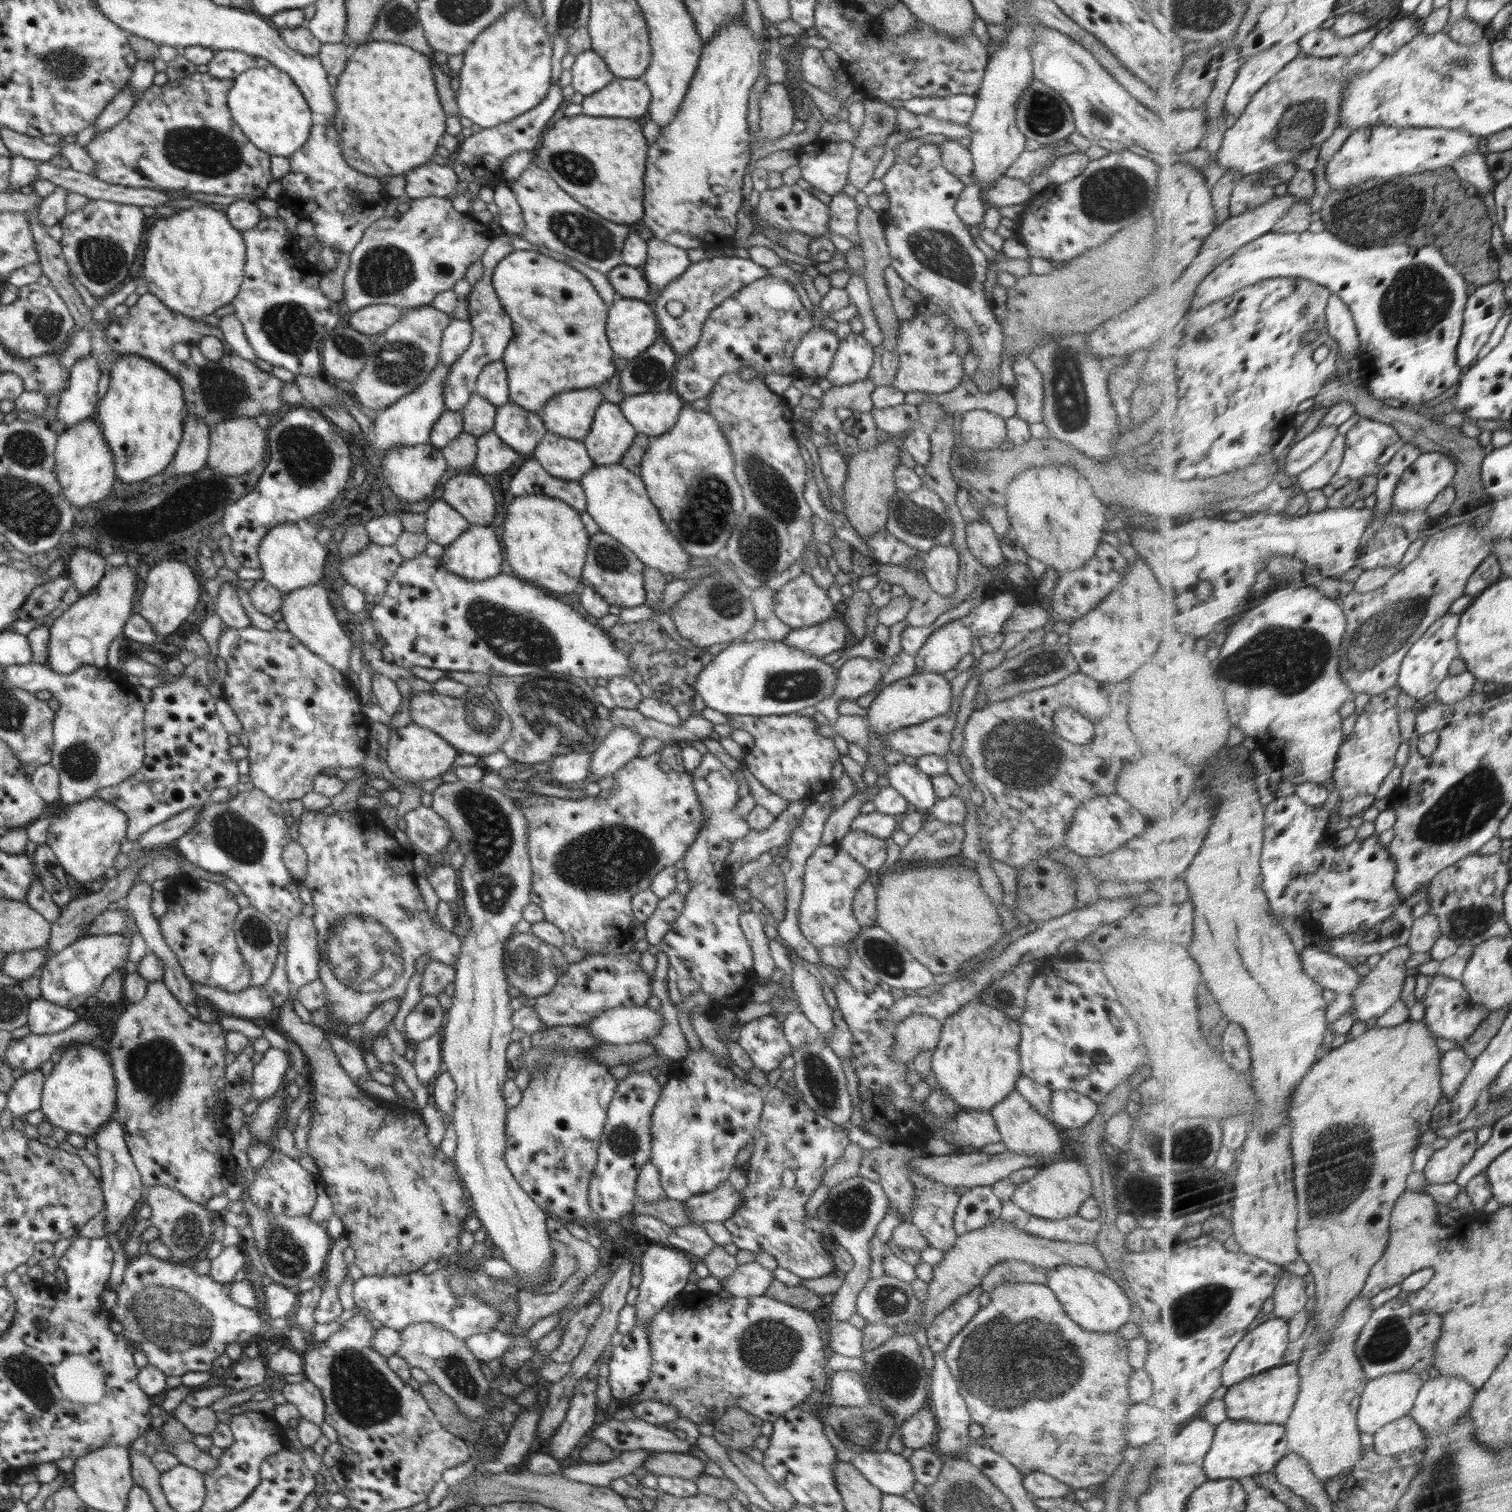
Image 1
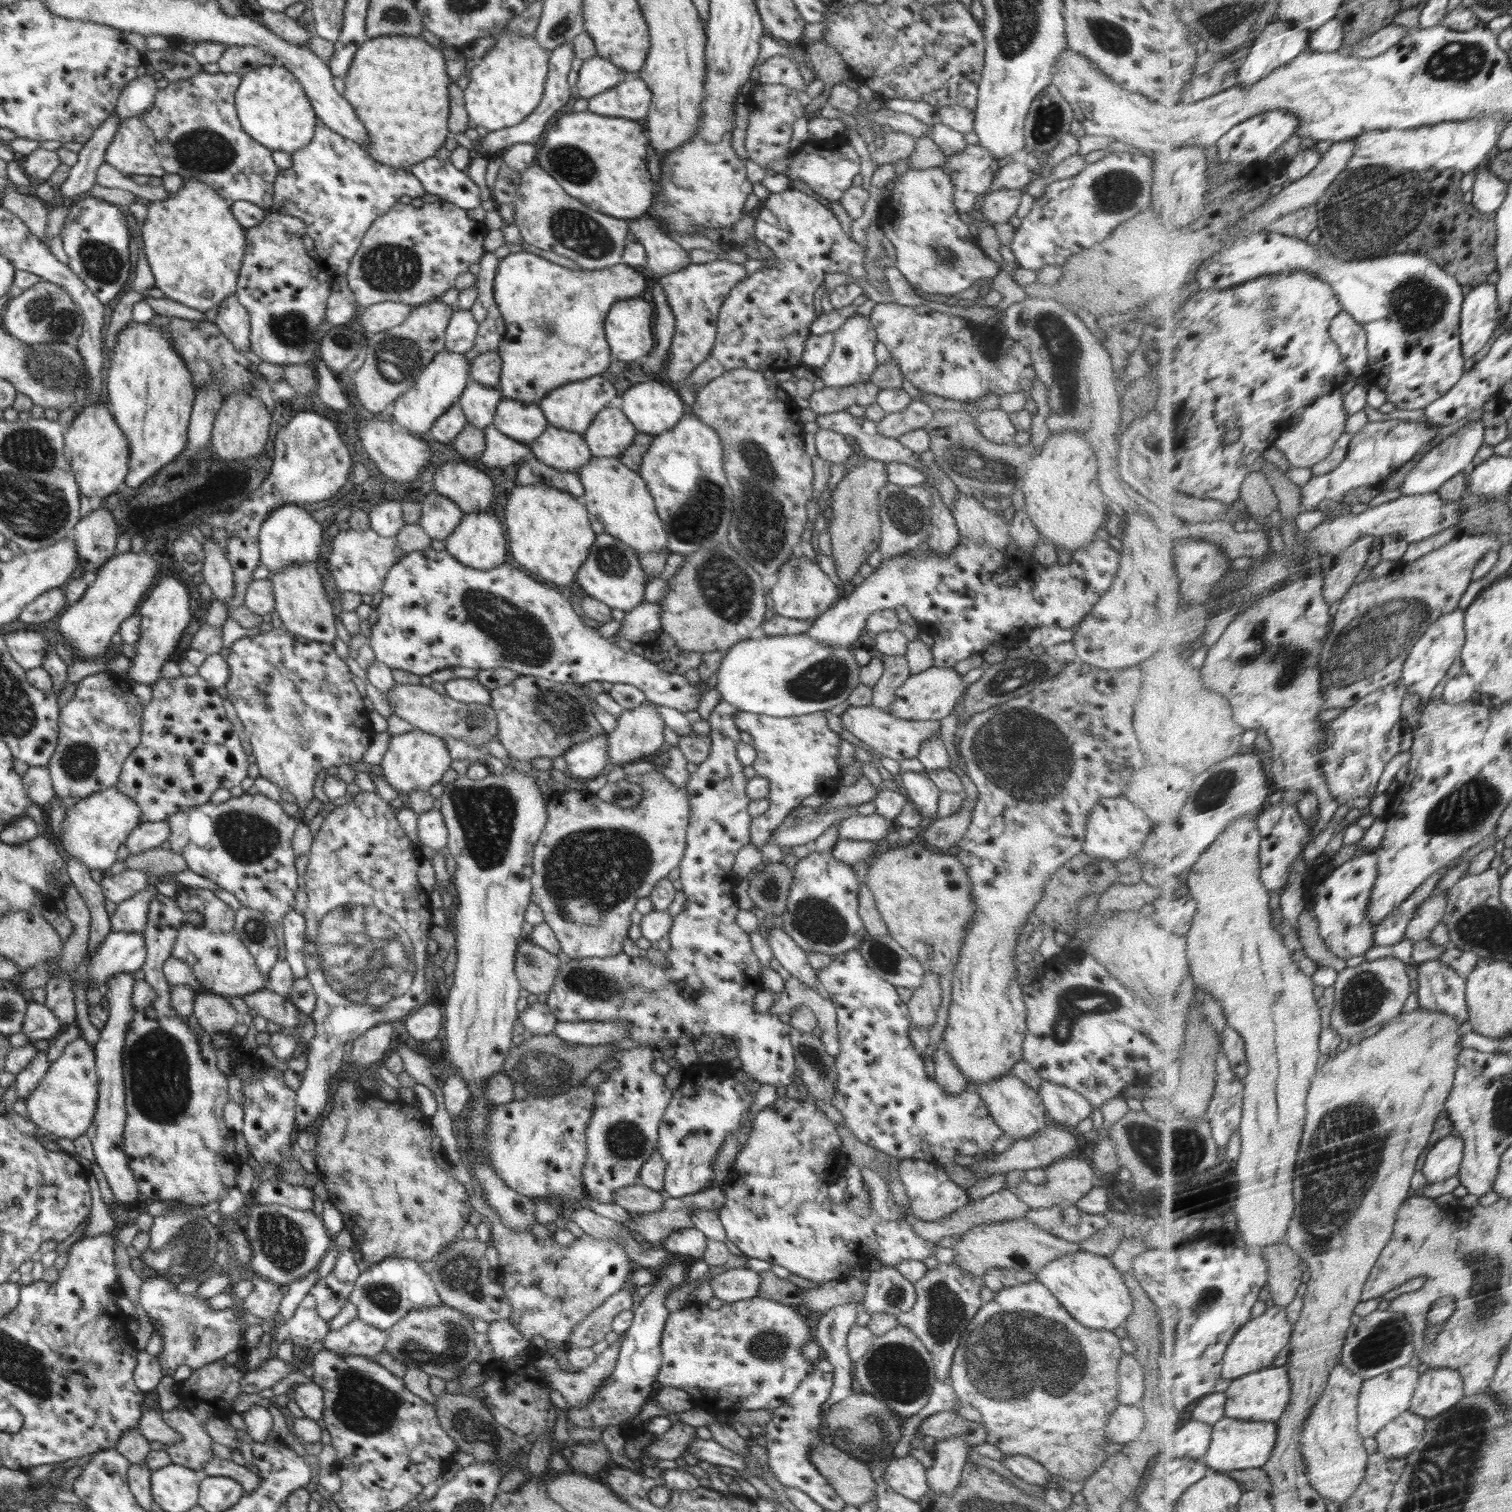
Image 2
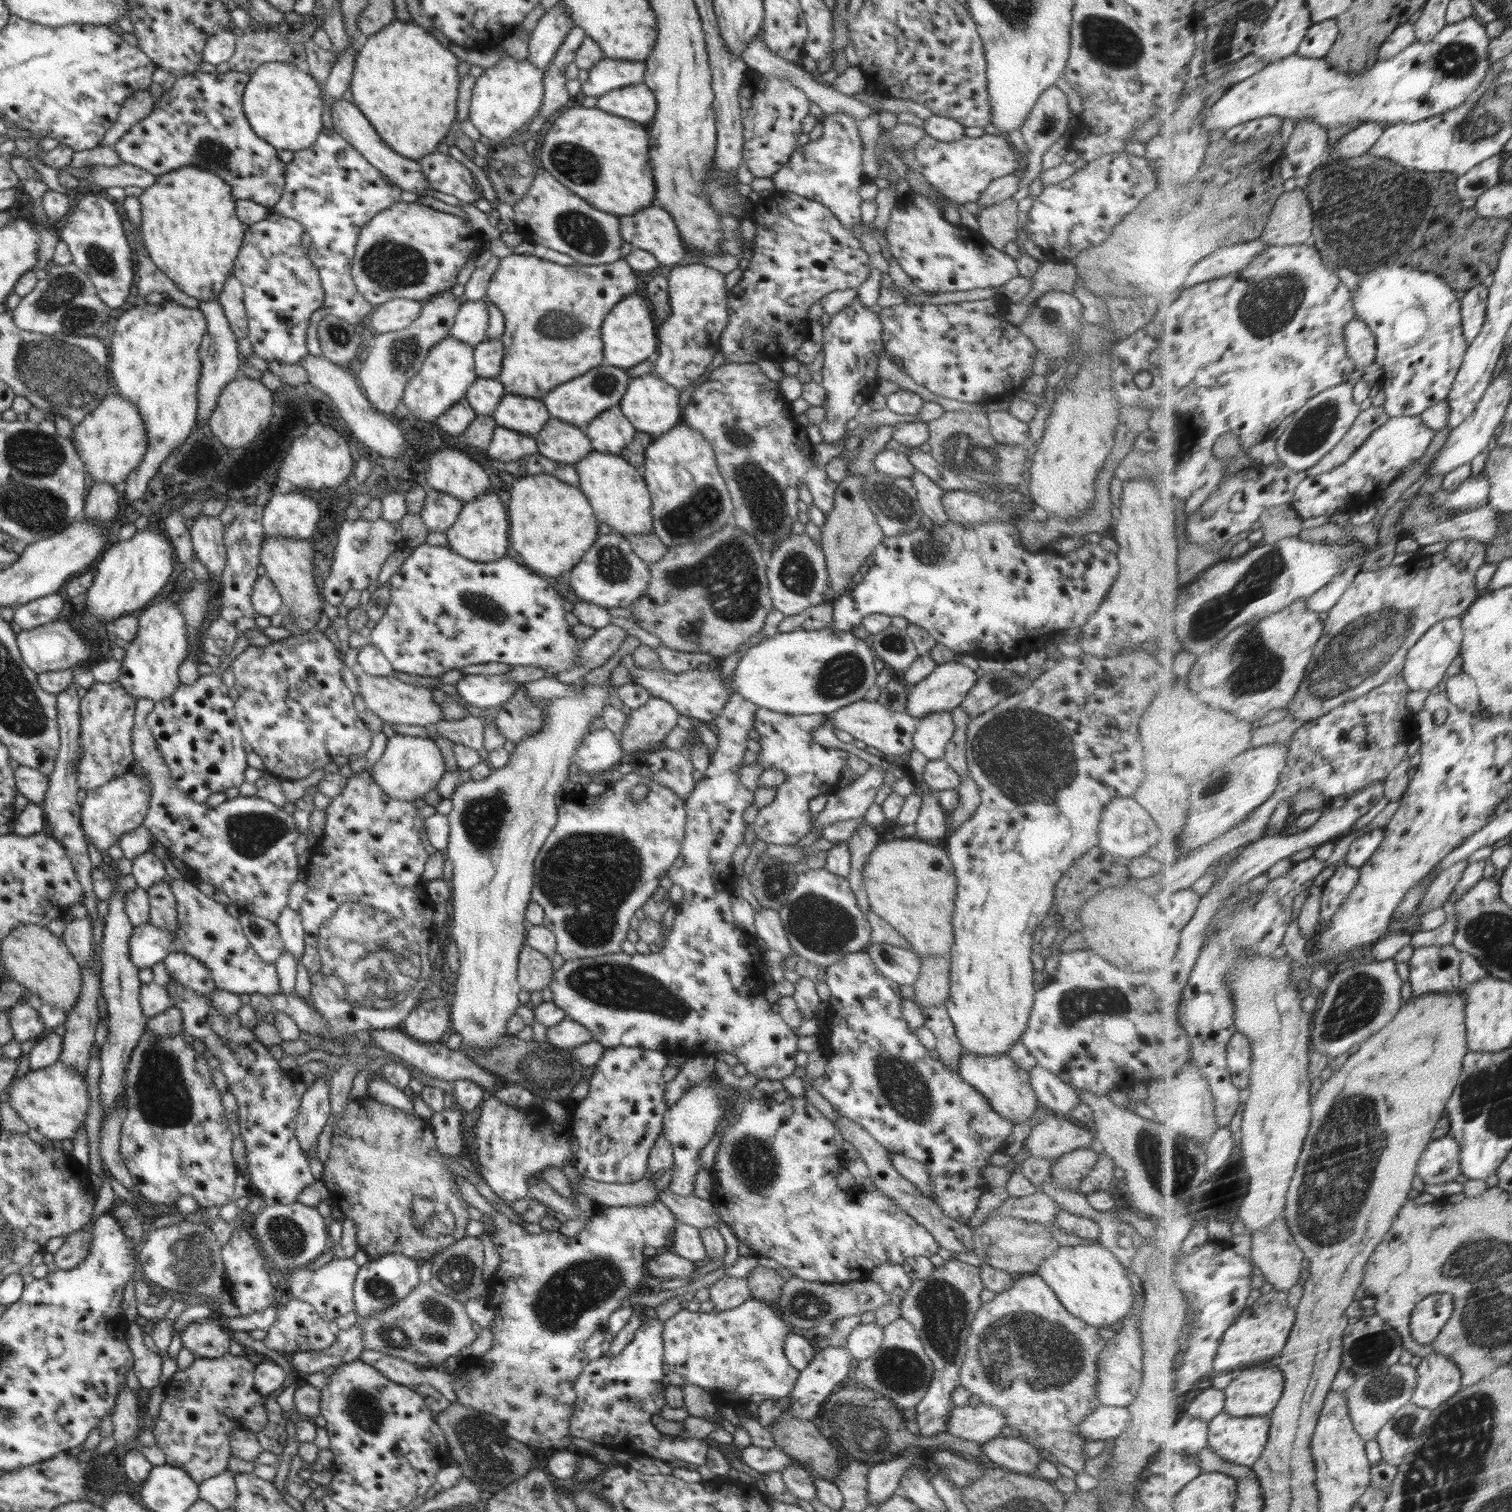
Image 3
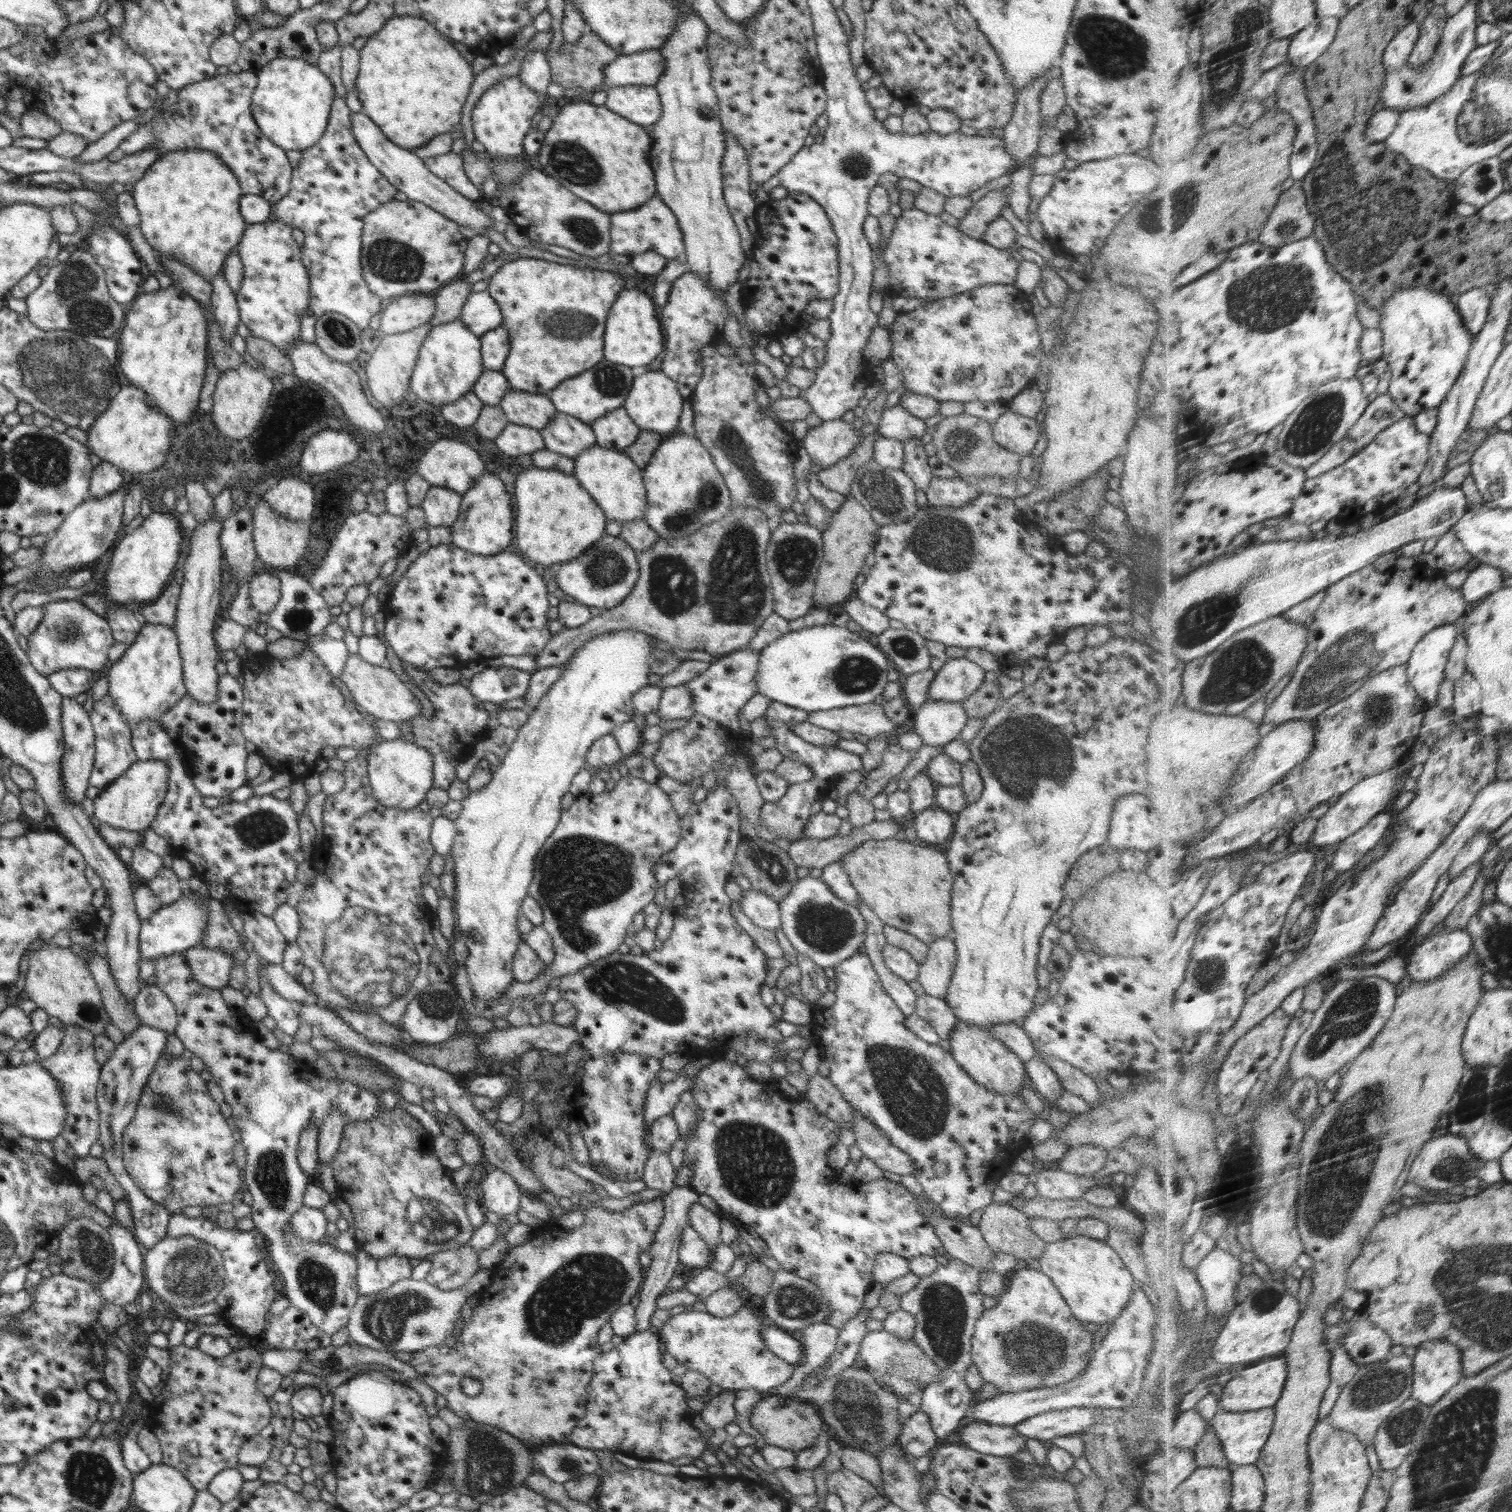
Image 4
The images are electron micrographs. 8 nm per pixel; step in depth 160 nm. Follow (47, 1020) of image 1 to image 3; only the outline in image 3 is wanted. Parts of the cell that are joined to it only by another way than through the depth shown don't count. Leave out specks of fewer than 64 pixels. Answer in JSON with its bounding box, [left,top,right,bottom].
[10,1003,47,1044]

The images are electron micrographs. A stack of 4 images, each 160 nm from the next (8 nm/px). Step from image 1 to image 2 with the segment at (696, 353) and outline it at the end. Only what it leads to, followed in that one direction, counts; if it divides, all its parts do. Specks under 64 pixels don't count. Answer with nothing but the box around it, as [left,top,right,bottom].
[684,188,867,390]

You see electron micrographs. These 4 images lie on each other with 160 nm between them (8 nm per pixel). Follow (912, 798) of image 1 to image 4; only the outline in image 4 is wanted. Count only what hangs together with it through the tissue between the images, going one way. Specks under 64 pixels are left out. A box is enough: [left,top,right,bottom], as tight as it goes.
[914,805,956,846]

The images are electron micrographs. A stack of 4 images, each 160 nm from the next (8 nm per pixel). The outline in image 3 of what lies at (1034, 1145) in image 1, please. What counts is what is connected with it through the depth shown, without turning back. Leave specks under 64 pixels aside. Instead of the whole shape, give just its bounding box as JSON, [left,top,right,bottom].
[958,1051,1041,1125]

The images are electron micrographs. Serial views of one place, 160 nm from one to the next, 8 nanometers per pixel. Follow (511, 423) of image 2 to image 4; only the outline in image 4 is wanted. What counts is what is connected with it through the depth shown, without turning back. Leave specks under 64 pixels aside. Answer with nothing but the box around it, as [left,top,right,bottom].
[499,389,557,431]

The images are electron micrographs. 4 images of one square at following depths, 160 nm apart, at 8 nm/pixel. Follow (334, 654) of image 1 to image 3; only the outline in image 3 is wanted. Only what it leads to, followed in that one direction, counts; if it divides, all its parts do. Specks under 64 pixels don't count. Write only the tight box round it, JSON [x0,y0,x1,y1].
[260,538,324,630]

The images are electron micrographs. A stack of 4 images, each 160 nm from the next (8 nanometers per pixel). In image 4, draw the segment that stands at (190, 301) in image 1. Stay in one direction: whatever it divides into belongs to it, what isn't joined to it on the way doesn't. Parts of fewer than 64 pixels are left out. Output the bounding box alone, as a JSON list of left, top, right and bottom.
[132,149,248,284]

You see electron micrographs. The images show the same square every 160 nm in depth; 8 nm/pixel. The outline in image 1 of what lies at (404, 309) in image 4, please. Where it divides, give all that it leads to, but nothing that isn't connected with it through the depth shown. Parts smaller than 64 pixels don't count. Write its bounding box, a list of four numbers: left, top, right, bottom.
[352,304,402,336]

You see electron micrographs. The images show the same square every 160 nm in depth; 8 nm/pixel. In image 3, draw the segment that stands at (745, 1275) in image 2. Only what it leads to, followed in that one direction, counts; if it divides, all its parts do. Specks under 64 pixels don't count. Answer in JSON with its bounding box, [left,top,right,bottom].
[709,1278,752,1311]

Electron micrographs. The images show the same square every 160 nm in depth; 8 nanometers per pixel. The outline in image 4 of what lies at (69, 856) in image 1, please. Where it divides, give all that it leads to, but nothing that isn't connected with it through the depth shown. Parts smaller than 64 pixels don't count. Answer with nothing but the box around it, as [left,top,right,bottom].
[94,760,169,832]

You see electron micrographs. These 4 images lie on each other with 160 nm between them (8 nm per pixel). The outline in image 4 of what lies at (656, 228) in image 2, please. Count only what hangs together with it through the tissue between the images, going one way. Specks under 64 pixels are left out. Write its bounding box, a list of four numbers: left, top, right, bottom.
[610,196,686,261]

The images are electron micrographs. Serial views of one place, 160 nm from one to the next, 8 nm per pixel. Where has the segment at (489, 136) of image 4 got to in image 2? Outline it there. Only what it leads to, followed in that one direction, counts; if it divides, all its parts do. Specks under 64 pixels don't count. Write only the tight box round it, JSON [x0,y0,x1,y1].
[463,29,550,130]

